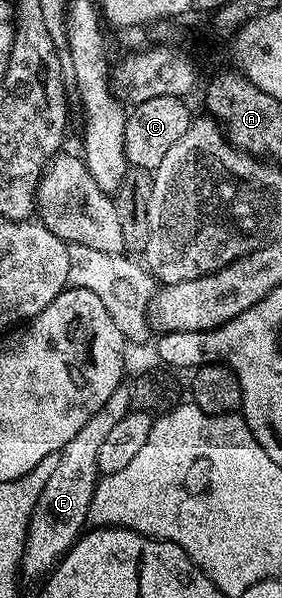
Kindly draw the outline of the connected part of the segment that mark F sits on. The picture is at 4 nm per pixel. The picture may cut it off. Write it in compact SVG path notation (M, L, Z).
M120 384L113 392L113 396L109 396L109 400L105 400L105 404L101 408L97 408L97 412L93 412L93 416L89 416L88 422L85 423L85 428L81 428L81 432L77 432L77 436L73 436L73 440L69 440L69 444L65 444L65 448L59 451L57 468L50 474L48 482L45 483L45 488L41 488L41 496L33 508L33 516L29 520L21 567L21 574L24 579L46 579L47 575L59 565L67 549L79 539L80 534L84 533L85 527L89 522L89 508L95 495L95 486L101 477L97 468L97 456L101 449L101 443L109 437L111 429L131 411L130 385Z

